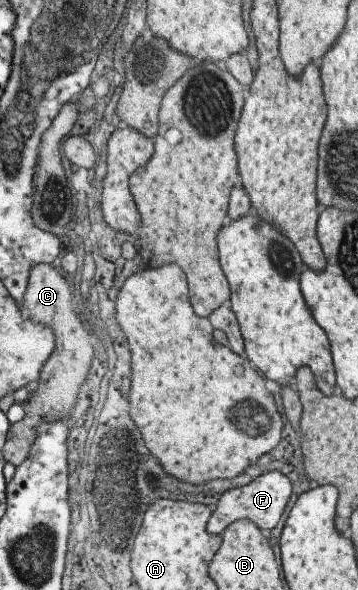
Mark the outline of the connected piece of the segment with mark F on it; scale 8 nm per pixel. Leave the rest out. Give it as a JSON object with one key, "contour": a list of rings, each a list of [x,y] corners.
{"contour":[[[279,471],[262,473],[256,479],[251,479],[248,485],[235,487],[222,493],[215,508],[211,511],[205,530],[209,534],[218,535],[234,521],[245,519],[257,525],[258,529],[267,534],[278,523],[291,493],[291,483],[285,475],[282,475]]]}

